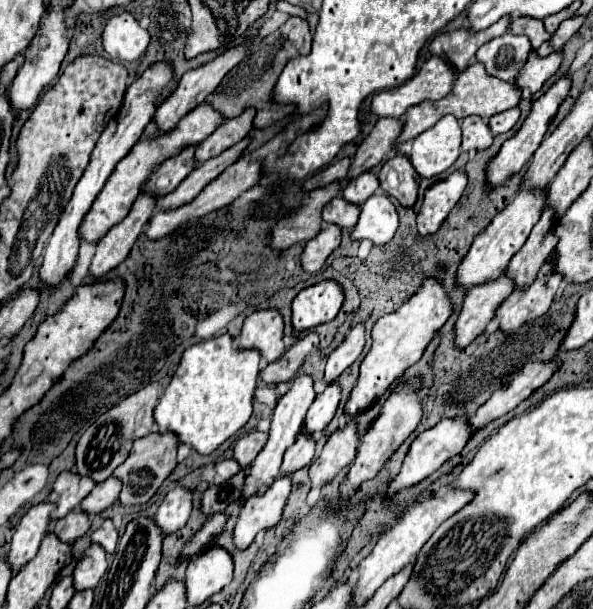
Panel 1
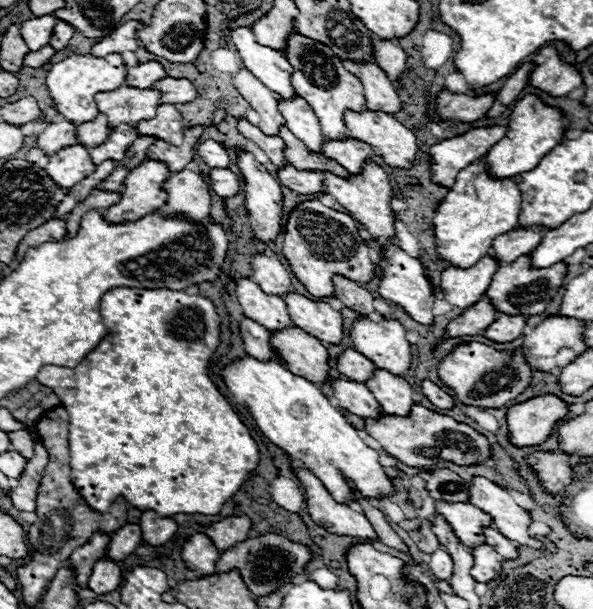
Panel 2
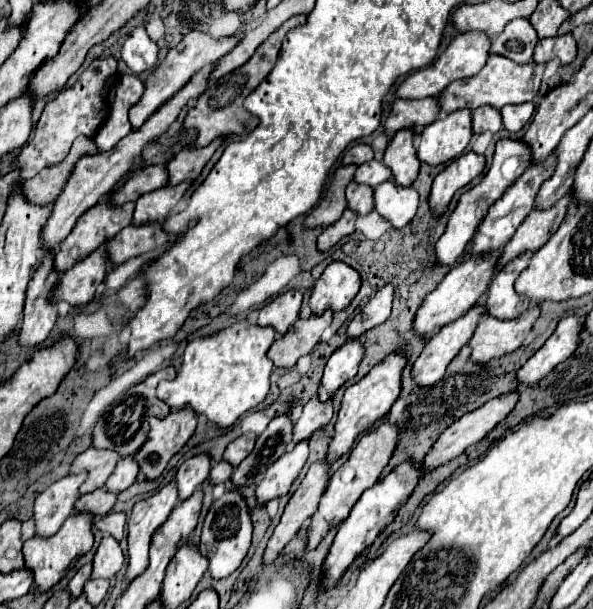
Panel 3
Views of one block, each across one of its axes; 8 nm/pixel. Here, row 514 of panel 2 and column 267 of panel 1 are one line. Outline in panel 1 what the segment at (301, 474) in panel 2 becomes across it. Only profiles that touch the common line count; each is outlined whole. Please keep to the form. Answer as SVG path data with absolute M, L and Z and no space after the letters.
M256 310L252 312L242 326L238 348L258 350L266 364L276 362L284 354L282 344L284 322L278 310Z

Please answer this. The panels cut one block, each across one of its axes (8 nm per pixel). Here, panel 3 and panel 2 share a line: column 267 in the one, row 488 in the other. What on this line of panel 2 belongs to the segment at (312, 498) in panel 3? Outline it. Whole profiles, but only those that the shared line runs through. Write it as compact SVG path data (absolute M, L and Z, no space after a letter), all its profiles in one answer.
M534 452L528 464L538 472L548 492L564 492L574 480L570 454L566 452Z

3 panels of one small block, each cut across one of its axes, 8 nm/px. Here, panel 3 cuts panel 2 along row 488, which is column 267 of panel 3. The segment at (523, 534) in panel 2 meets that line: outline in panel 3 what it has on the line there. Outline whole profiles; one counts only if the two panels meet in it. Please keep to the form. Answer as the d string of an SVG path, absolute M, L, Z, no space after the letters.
M308 442L296 444L290 452L282 454L264 474L262 482L256 486L256 502L260 506L274 498L282 498L290 492L294 480L298 478L304 462L308 458Z

